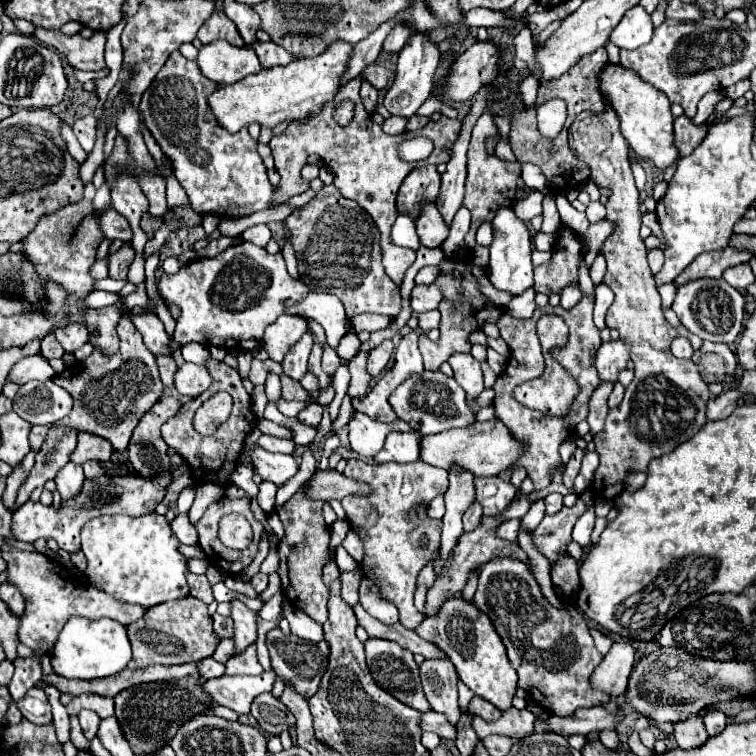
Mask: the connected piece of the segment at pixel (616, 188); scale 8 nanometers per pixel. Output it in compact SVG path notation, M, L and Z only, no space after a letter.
M607 106L603 114L577 114L569 128L569 146L579 160L589 164L591 180L597 186L611 190L607 220L611 220L615 228L599 250L607 260L603 282L615 292L615 302L607 310L607 326L617 328L621 338L633 346L631 360L635 364L635 380L625 388L625 398L617 410L609 412L603 432L593 438L601 458L593 490L599 498L611 500L621 494L627 472L645 472L653 458L669 454L703 428L707 422L709 390L691 360L677 360L671 354L669 344L661 344L661 334L679 334L687 330L683 326L671 328L663 316L661 298L645 258L647 248L639 236L641 210L639 192L629 166L629 146L619 132L619 120L613 110Z

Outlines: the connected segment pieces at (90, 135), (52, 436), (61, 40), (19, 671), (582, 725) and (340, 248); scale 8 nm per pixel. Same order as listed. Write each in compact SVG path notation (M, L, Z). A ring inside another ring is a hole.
M85 116L73 124L73 132L85 152L93 150L95 144L95 116Z
M55 426L49 428L43 446L37 452L35 466L17 492L15 510L29 500L35 488L43 486L47 480L53 480L57 476L57 472L69 462L69 454L71 450L75 450L75 442L77 442L75 430L65 430L65 428L55 428Z
M37 28L35 38L43 46L51 46L59 54L63 54L63 58L77 70L99 72L105 68L105 34L103 32L95 32L89 40L85 40L81 34L65 36L63 32Z
M37 658L15 660L13 664L15 664L15 674L9 684L9 692L11 692L13 700L21 700L29 688L33 688L33 686L37 686L37 682L41 682L43 672L41 672L41 664Z
M599 706L579 708L575 714L571 714L567 718L557 718L555 714L547 716L545 720L537 718L533 734L555 732L555 734L561 734L563 738L569 738L573 734L587 736L587 734L591 734L595 730L611 730L611 728L615 728L621 722L621 718L623 718L621 712L615 716L615 714L609 714L607 710L603 710Z
M323 186L311 202L295 208L293 214L283 220L283 226L291 232L289 242L297 256L301 280L319 286L313 290L339 296L349 318L359 314L397 316L401 312L399 288L381 266L379 230L373 218L359 204L343 198L335 186ZM329 284L339 284L339 288Z

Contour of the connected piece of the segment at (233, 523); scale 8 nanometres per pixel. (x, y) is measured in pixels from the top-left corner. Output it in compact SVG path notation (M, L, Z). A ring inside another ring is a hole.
M227 514L219 520L219 540L227 548L243 550L253 540L253 528L241 514Z

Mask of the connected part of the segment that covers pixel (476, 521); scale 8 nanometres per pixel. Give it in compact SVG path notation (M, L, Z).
M475 502L463 516L463 528L465 532L473 532L479 524L481 524L481 518L483 518L483 512L481 512L481 506Z

